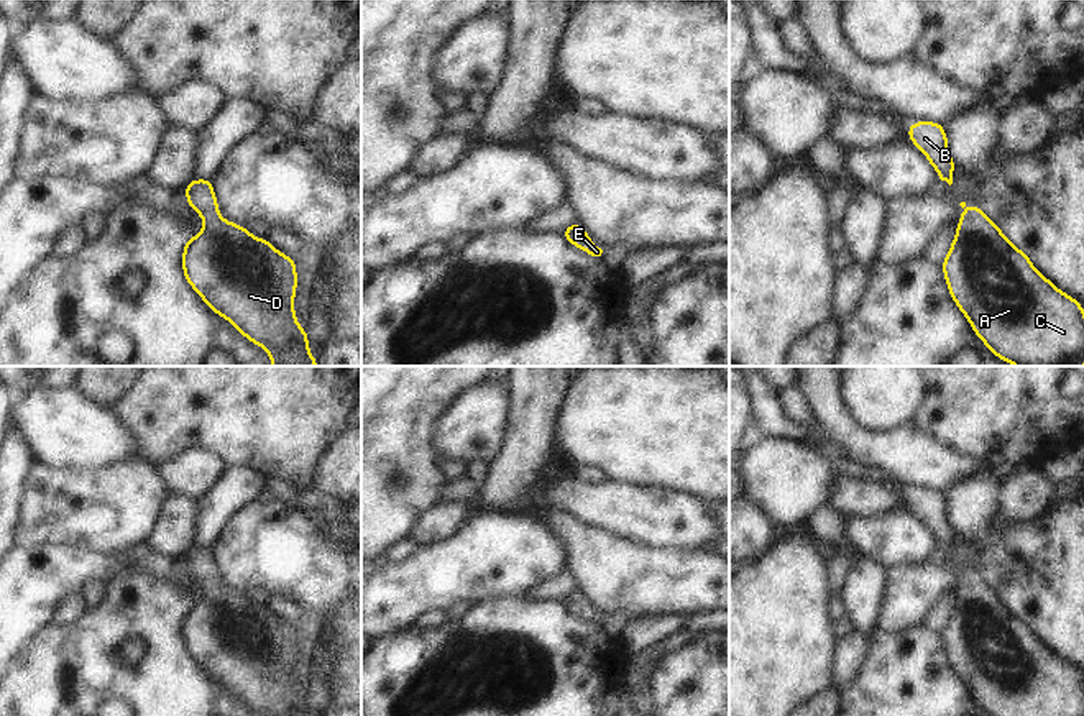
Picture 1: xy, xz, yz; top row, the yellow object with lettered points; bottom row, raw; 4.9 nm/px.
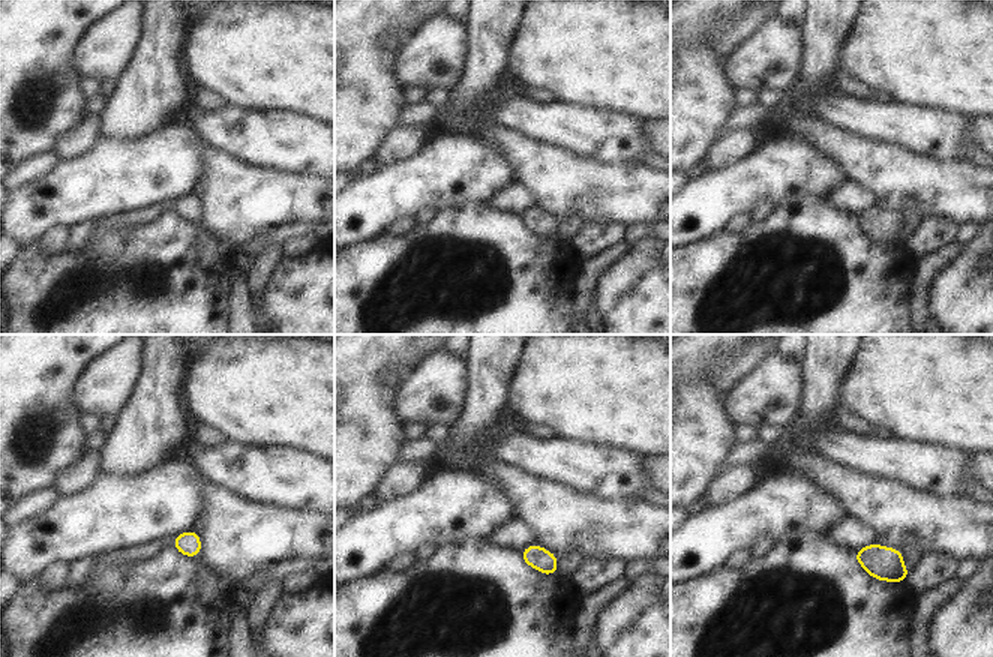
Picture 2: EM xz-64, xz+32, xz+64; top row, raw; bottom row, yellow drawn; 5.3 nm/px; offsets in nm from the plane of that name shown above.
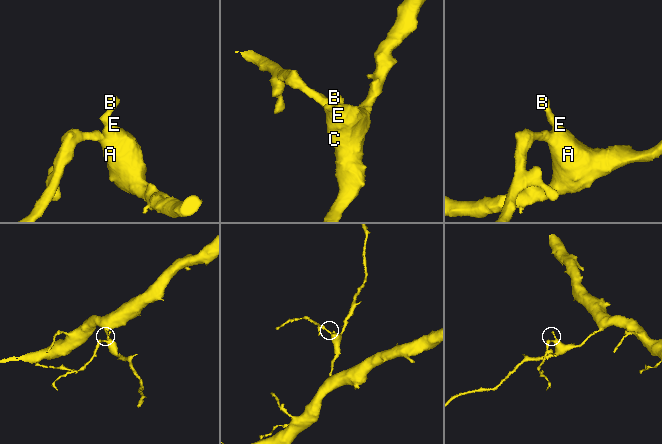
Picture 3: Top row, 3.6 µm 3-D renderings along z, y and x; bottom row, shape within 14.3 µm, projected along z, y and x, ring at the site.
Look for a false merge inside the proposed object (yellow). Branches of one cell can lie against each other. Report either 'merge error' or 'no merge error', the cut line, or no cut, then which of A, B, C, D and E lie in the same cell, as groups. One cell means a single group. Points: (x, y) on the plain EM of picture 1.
no merge error; cut none; groups A B C D E

